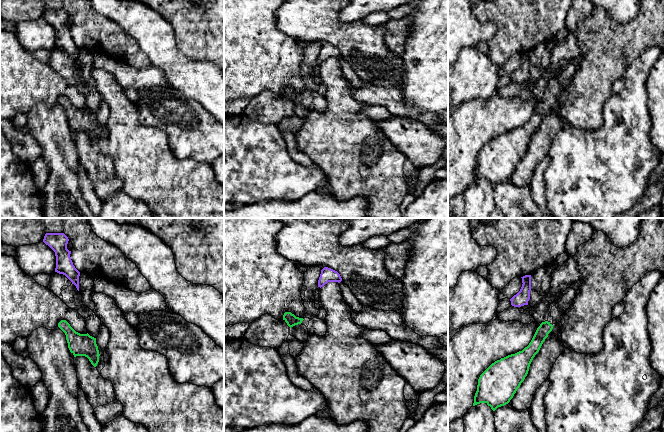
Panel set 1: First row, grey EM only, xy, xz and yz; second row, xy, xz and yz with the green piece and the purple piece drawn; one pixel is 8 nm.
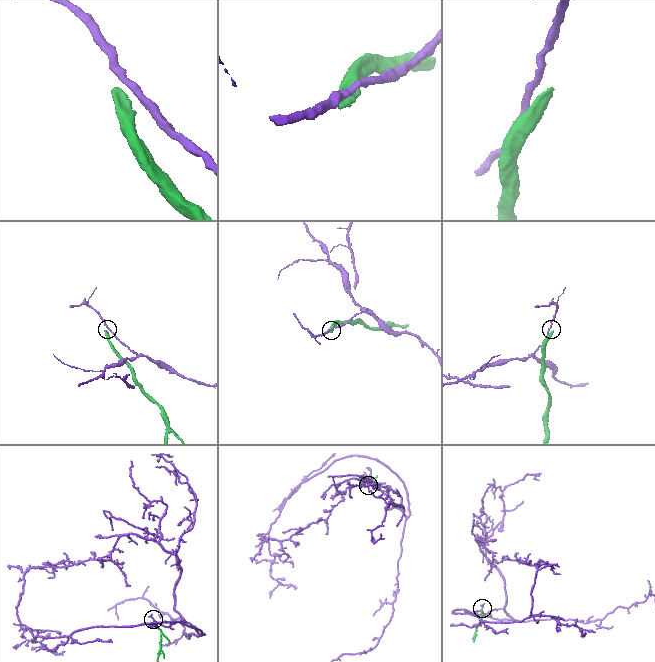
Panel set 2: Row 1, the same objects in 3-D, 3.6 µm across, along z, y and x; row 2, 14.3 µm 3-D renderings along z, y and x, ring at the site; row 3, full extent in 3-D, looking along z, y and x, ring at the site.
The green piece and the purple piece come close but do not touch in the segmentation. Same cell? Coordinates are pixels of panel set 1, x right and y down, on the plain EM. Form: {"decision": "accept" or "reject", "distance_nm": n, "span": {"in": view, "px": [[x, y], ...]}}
{"decision": "reject", "distance_nm": 190, "span": {"in": "yz", "px": [[542, 98], [527, 80]]}}

